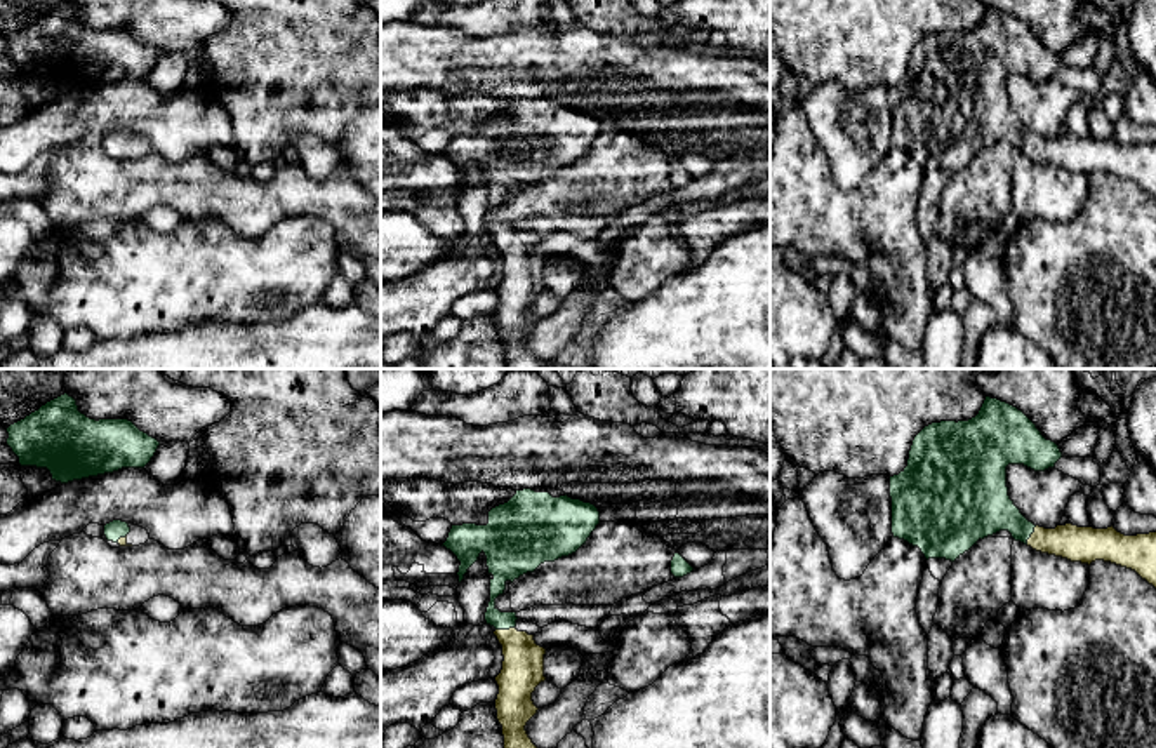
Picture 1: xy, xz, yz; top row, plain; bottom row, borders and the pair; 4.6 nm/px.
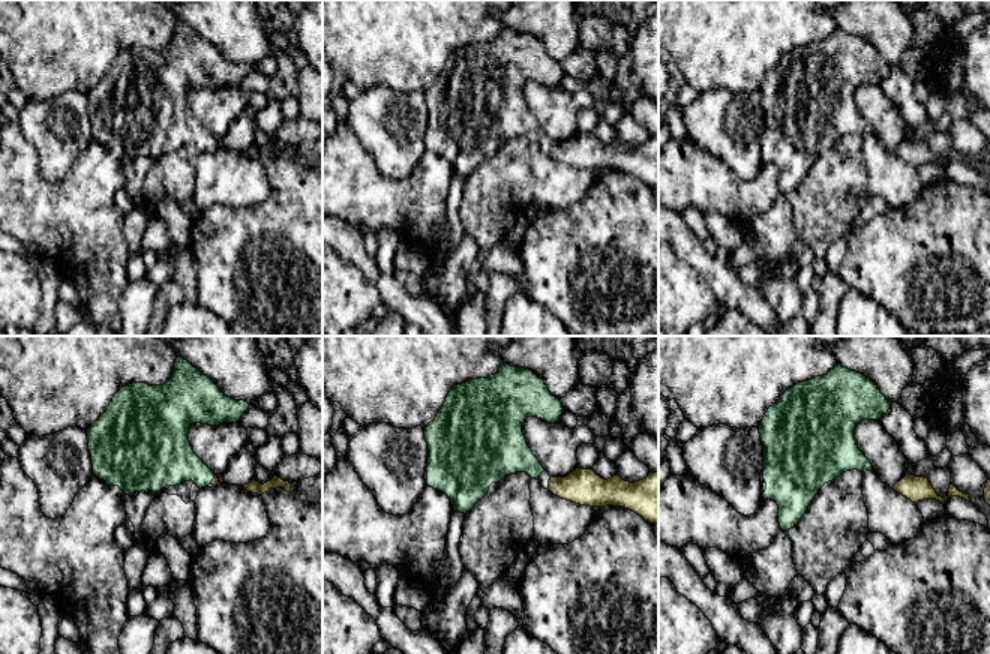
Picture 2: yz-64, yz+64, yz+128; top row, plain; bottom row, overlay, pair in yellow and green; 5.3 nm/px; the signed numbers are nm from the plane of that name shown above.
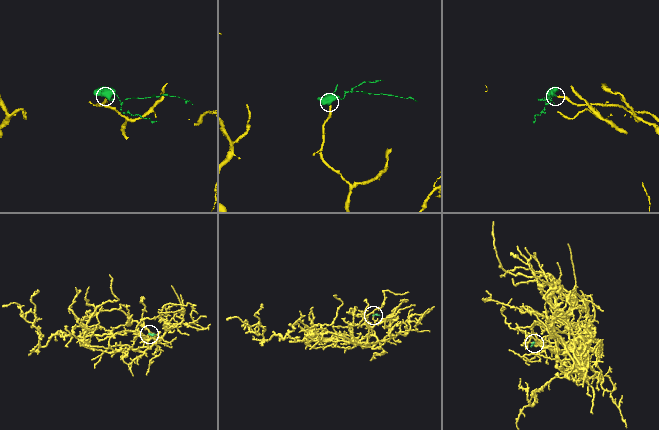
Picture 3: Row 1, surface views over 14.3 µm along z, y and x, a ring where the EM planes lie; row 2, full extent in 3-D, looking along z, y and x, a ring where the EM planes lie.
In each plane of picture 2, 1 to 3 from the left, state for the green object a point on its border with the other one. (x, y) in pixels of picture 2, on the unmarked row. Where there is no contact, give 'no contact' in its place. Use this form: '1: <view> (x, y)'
1: yz-64 (212, 144)
2: no contact
3: no contact

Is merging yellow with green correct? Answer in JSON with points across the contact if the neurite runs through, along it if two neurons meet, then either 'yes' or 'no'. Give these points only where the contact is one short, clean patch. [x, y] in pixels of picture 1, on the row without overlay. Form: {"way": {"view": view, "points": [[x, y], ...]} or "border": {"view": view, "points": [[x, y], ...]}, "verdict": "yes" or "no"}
{"way": {"view": "xz", "points": [[522, 280], [520, 260], [504, 240], [499, 230]]}, "verdict": "yes"}

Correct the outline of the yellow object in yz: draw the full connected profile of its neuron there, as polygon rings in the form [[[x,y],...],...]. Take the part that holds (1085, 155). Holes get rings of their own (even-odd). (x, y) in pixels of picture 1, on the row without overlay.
[[[986,7],[975,28],[932,33],[914,47],[907,77],[890,87],[892,144],[918,157],[927,170],[954,172],[979,150],[1008,141],[1015,151],[1036,162],[1088,176],[1095,170],[1111,172],[1135,181],[1156,198],[1156,143],[1125,146],[1113,136],[1093,139],[1073,134],[1045,139],[1029,132],[1013,115],[1007,97],[1007,77],[1024,75],[1045,82],[1060,68],[1059,56],[1046,50],[1022,21]]]

